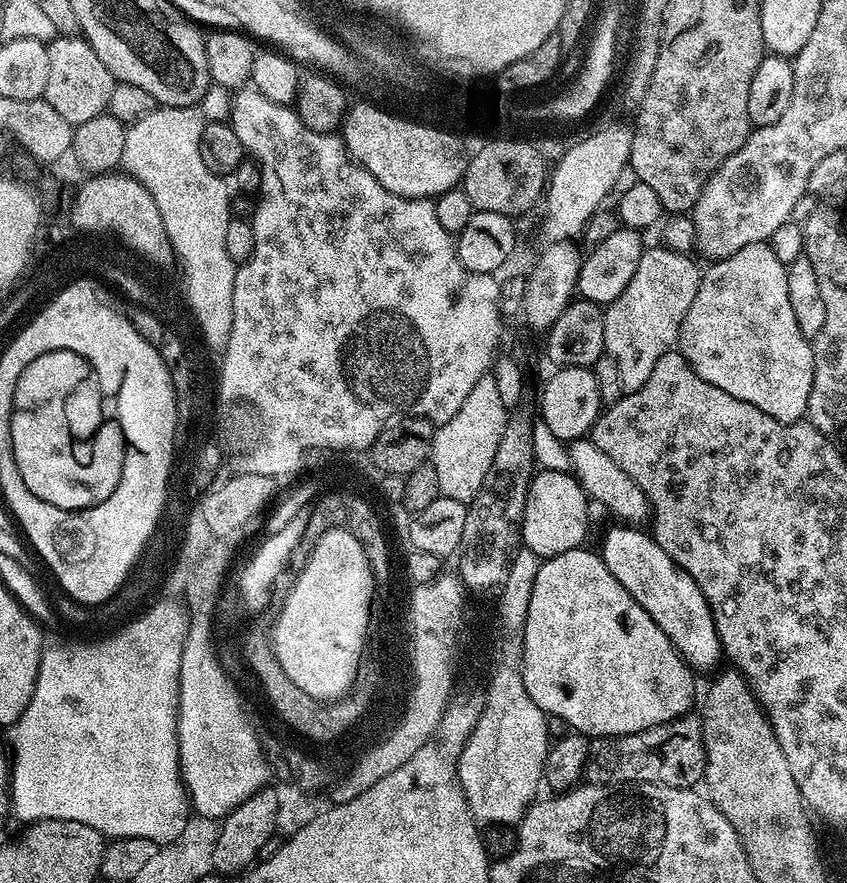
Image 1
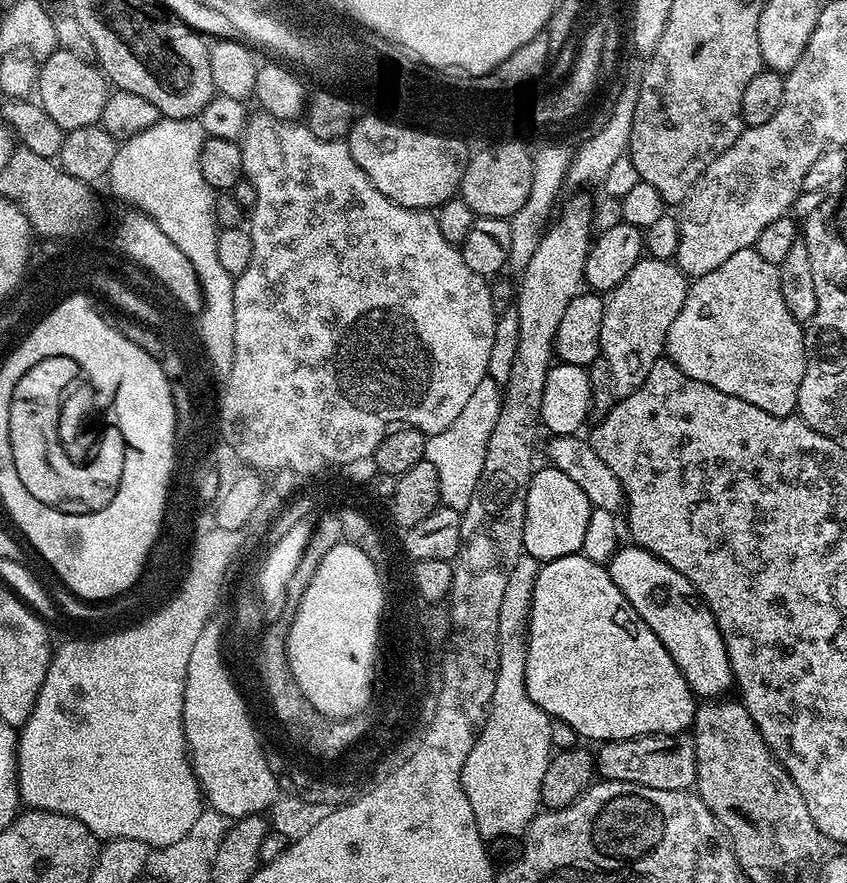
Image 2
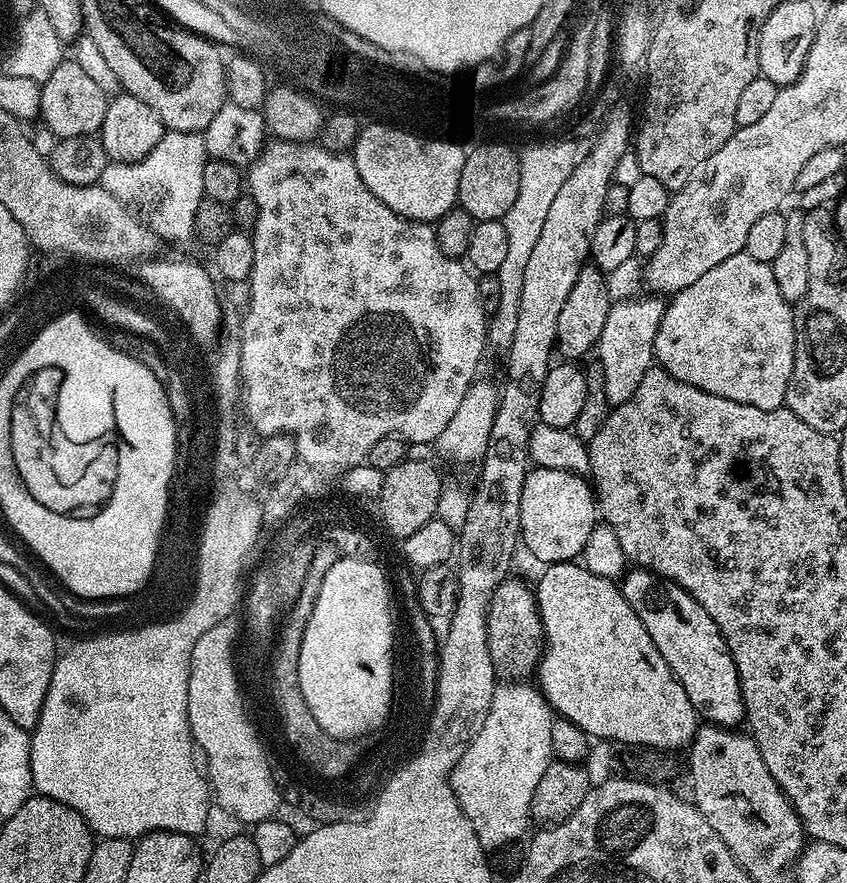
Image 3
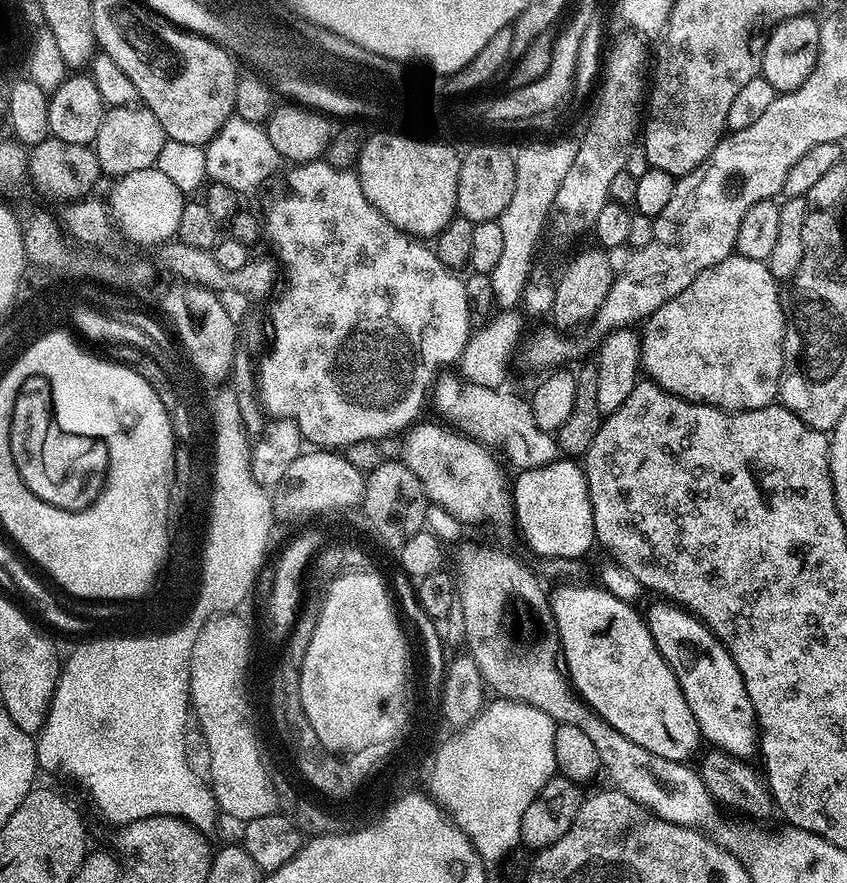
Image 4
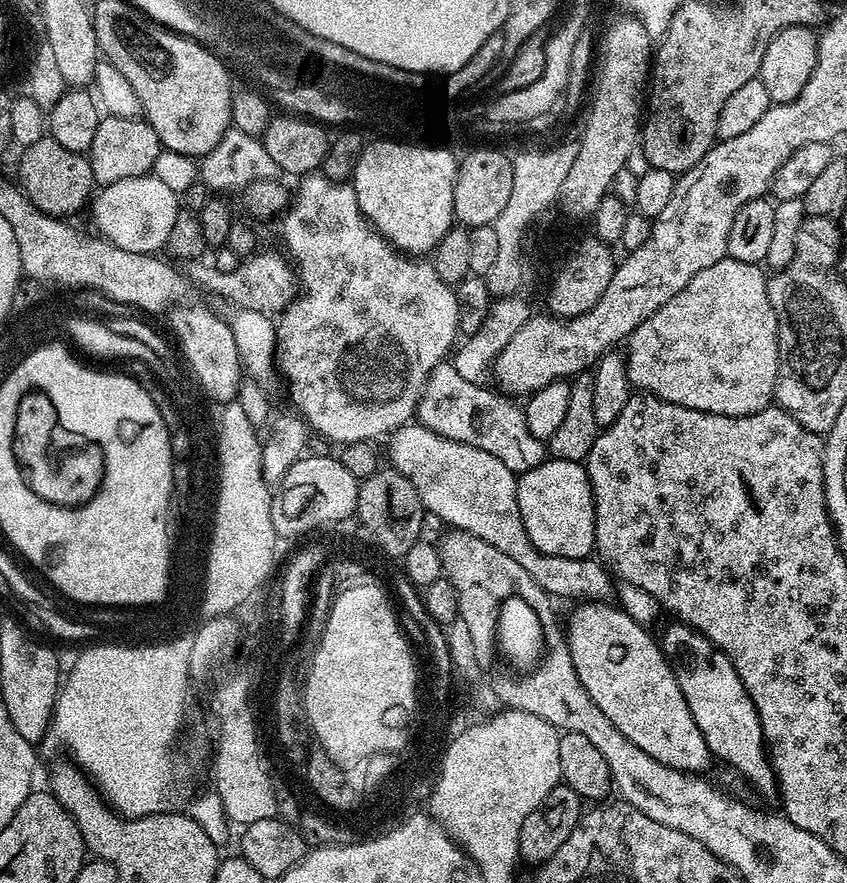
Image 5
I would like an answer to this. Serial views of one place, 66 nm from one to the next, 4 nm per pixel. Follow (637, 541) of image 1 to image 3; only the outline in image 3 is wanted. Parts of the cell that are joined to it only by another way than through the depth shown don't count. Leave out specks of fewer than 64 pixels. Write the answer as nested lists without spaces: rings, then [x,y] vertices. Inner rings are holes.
[[[633,567],[623,577],[620,592],[646,626],[646,634],[650,634],[654,646],[658,646],[658,654],[666,658],[666,666],[670,666],[674,678],[678,678],[682,690],[686,690],[686,698],[690,698],[690,706],[694,706],[697,717],[721,727],[743,725],[746,713],[740,675],[718,626],[714,626],[714,618],[710,618],[682,586],[644,568]]]

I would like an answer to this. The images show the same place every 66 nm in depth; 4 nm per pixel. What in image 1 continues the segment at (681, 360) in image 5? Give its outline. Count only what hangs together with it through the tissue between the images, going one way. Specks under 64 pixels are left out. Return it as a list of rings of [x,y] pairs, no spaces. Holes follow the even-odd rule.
[[[768,242],[742,246],[742,250],[717,259],[713,264],[716,265],[709,272],[701,275],[698,294],[694,302],[690,302],[690,310],[682,322],[679,352],[690,362],[698,378],[710,382],[710,386],[718,386],[718,390],[726,390],[730,398],[758,406],[762,414],[770,414],[770,418],[783,424],[803,421],[814,386],[814,354],[809,337],[798,330],[794,319],[786,286],[787,267],[778,260]]]

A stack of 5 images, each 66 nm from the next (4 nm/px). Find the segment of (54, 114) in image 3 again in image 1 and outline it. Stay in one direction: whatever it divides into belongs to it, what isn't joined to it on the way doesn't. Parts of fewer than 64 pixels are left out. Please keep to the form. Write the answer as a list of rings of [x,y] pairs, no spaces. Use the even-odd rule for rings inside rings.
[[[60,34],[47,45],[49,54],[49,74],[43,94],[44,101],[66,122],[73,126],[82,122],[90,122],[90,118],[98,118],[109,111],[110,96],[118,81],[106,70],[102,58],[94,54],[88,41],[76,34]]]

